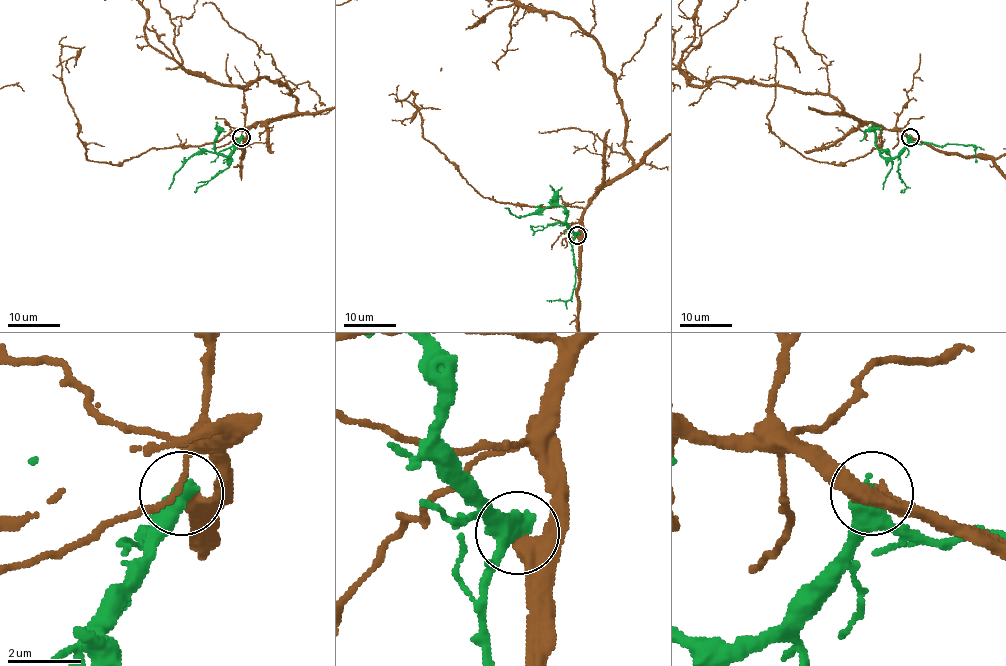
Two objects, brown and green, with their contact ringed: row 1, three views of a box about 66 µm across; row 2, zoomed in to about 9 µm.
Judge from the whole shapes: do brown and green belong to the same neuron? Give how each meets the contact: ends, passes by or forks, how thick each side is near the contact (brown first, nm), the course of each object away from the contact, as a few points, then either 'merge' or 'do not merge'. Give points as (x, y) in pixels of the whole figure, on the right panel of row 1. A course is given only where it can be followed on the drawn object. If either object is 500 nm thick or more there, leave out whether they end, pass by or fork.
brown ends | green passes by | 480/440 nm | brown via (909, 136), (861, 123), (822, 93), (727, 77), (692, 85), (680, 67) | green via (909, 137), (896, 155), (886, 158), (881, 155), (885, 151), (890, 157), (891, 170), (886, 175), (882, 189) | do not merge

